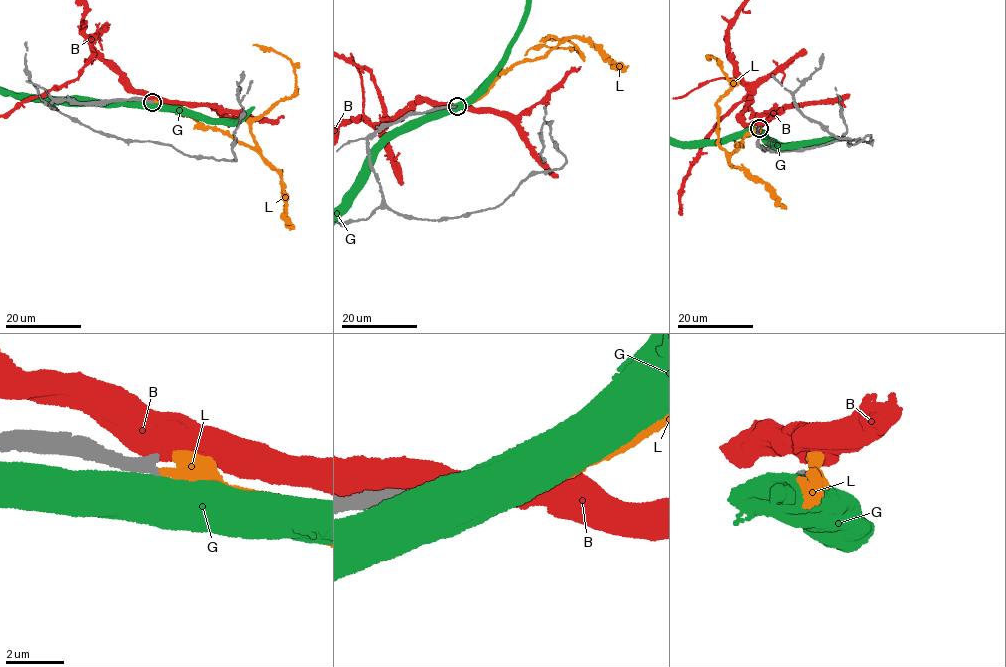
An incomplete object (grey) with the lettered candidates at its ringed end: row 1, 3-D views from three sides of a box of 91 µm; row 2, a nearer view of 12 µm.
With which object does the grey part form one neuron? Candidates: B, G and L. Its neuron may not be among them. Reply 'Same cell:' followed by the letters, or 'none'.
Same cell: L

